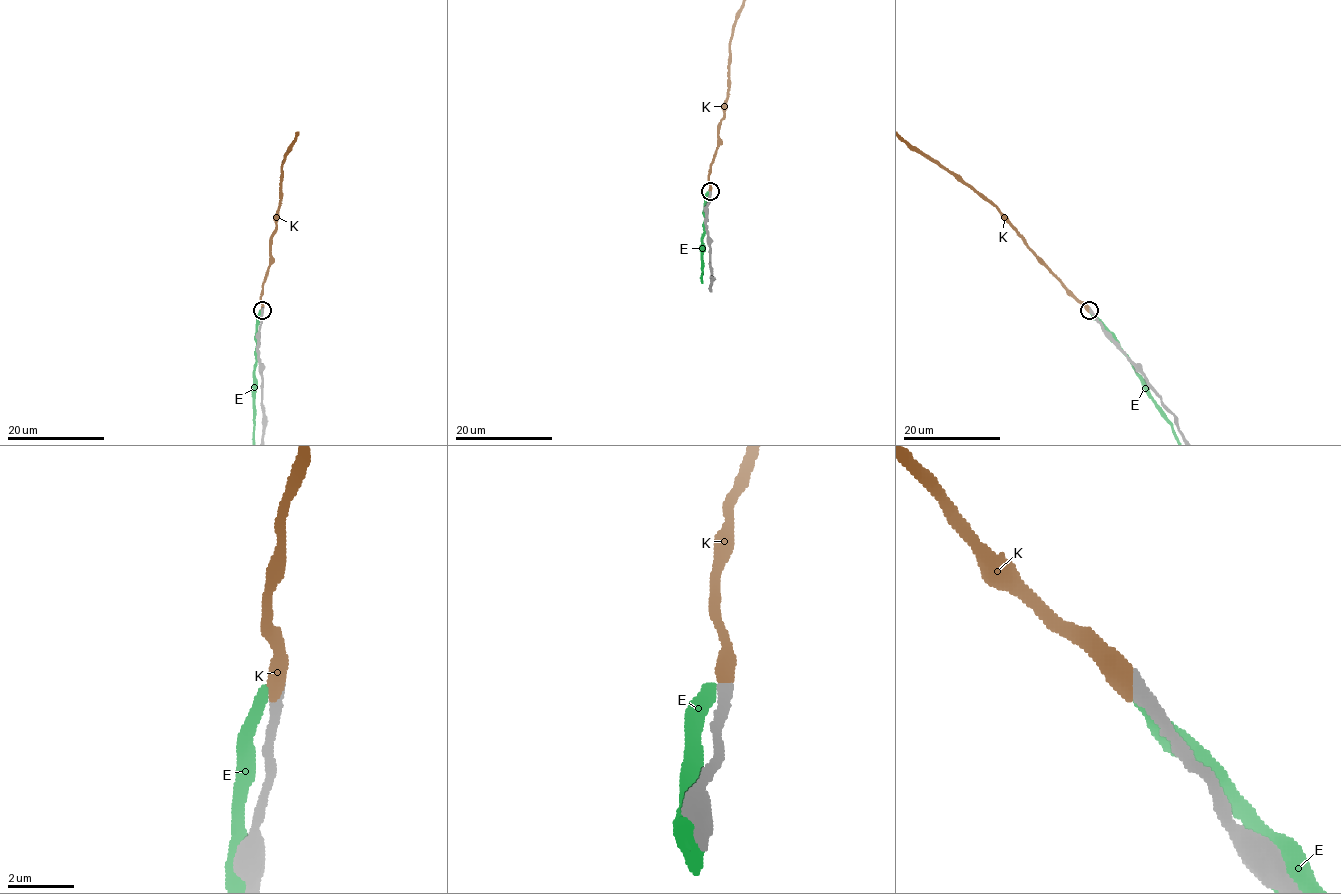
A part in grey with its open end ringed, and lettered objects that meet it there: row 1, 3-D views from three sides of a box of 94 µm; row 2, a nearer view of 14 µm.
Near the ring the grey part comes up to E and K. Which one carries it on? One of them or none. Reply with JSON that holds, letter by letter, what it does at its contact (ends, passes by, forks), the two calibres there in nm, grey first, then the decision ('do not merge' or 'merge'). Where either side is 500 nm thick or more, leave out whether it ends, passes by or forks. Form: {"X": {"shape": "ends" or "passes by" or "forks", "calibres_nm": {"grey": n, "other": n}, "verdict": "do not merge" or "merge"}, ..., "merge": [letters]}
{"E": {"calibres_nm": {"grey": 500, "other": 480}, "verdict": "do not merge"}, "K": {"calibres_nm": {"grey": 440, "other": 600}, "verdict": "merge"}, "merge": ["K"]}

